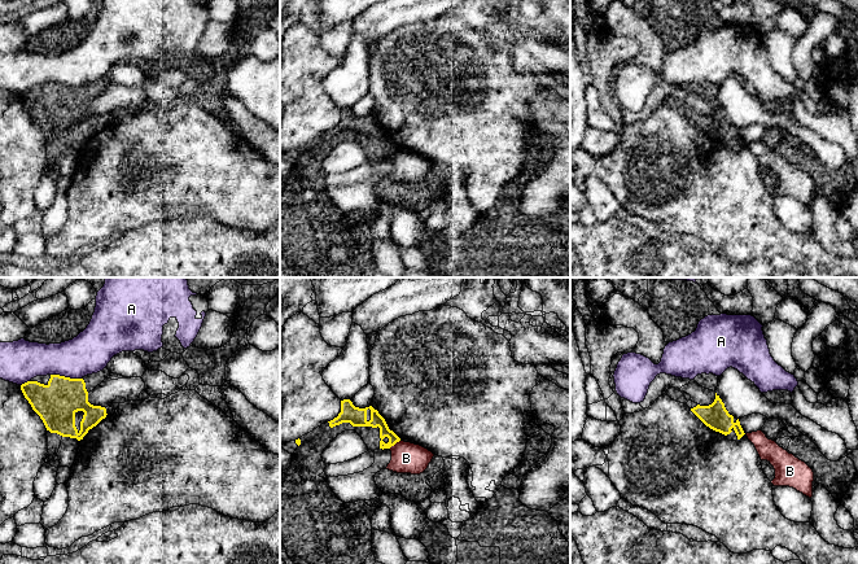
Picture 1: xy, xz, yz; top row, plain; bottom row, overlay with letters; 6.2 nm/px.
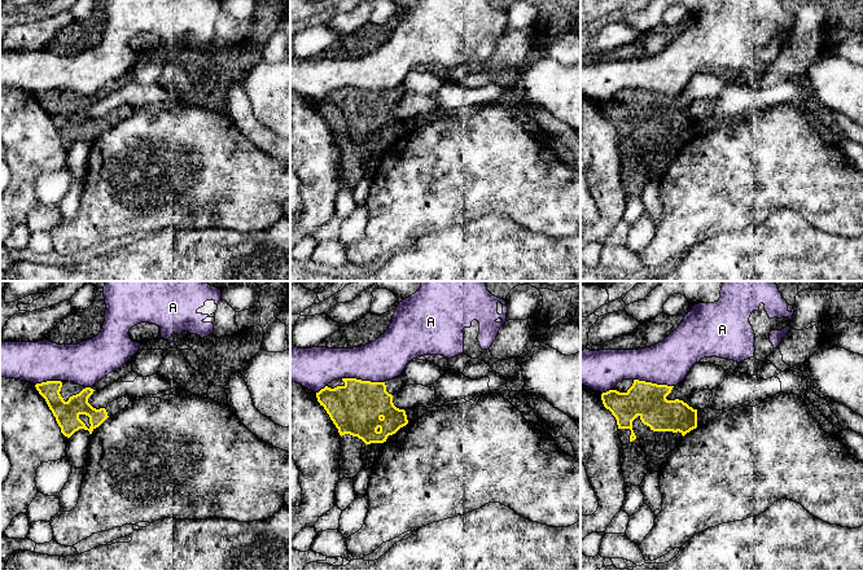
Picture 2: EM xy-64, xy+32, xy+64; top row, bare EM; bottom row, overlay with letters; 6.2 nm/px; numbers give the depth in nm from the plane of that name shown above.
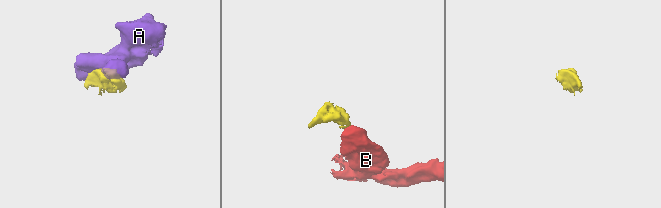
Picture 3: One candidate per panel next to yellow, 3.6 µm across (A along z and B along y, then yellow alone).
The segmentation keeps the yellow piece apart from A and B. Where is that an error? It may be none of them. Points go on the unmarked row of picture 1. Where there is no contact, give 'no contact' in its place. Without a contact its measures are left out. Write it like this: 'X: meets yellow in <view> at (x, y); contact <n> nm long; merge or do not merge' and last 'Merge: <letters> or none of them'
A: meets yellow in xy at (66, 87); contact 190 nm long; do not merge
B: meets yellow in xz at (394, 153); contact 90 nm long; do not merge
Merge: none of them

